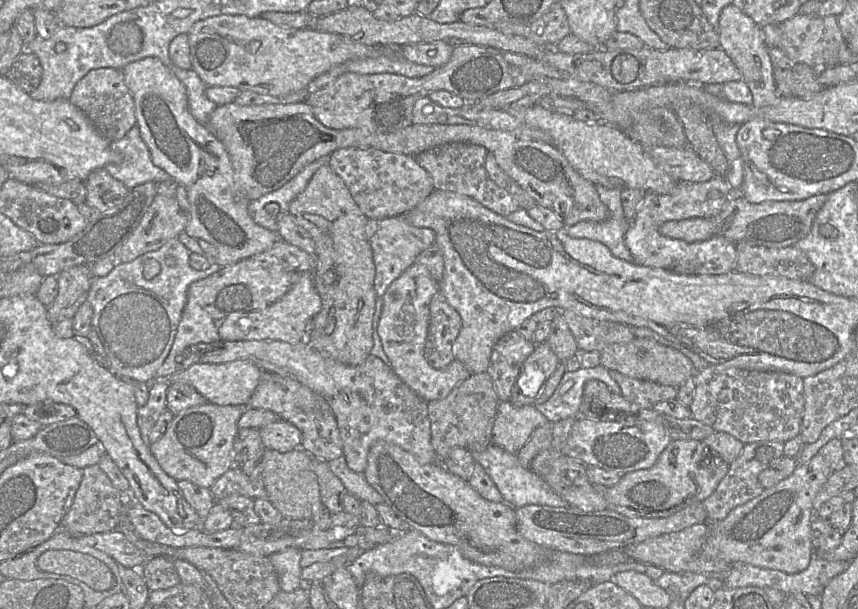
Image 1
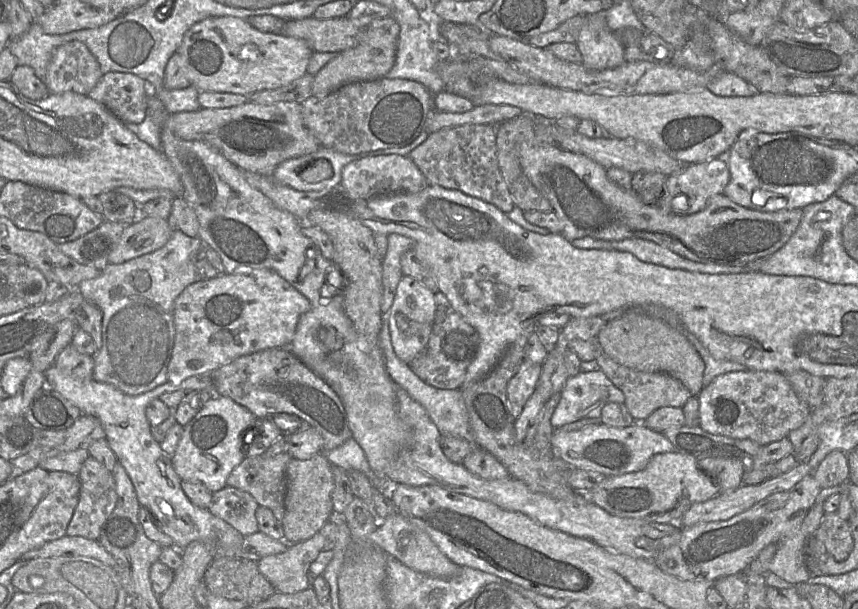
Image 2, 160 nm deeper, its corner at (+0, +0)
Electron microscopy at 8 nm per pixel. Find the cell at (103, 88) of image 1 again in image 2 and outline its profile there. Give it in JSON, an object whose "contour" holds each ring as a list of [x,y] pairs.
{"contour":[[[110,72],[104,74],[88,97],[104,105],[123,123],[139,124],[147,115],[147,100],[150,87],[148,83],[135,74]]]}

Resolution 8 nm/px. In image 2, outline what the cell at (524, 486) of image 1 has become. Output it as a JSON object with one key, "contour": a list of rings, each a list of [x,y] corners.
{"contour":[[[382,314],[382,327],[378,344],[383,352],[386,370],[398,387],[403,388],[408,394],[428,412],[431,420],[443,435],[465,439],[473,444],[473,436],[469,423],[469,415],[464,403],[461,389],[439,389],[422,381],[411,369],[410,364],[401,361],[395,354],[389,332],[388,315]]]}

